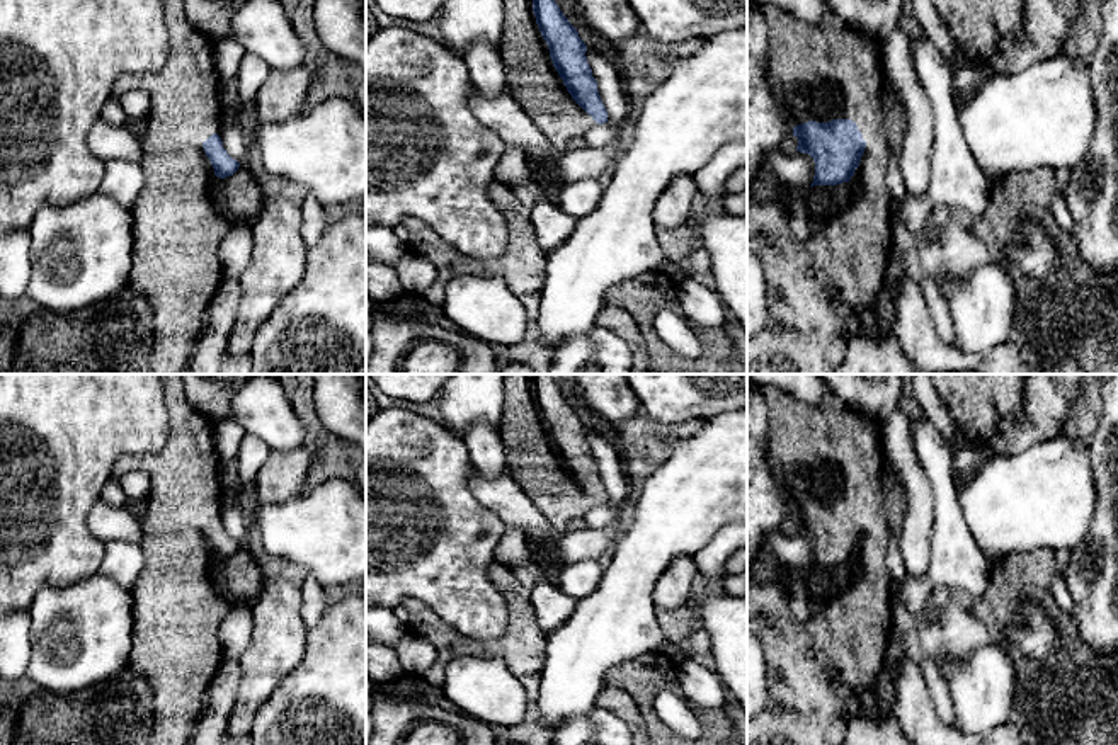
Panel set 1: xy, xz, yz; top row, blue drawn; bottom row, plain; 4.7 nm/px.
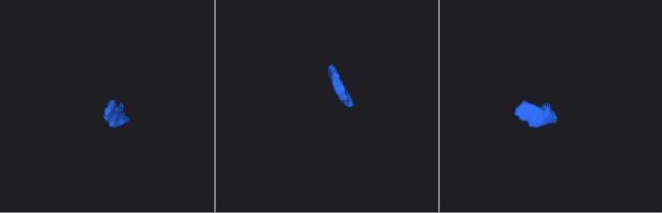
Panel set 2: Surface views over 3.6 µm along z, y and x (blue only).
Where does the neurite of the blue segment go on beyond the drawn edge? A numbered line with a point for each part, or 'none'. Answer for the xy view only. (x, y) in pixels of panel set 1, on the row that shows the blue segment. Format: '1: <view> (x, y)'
1: xy (176, 266)

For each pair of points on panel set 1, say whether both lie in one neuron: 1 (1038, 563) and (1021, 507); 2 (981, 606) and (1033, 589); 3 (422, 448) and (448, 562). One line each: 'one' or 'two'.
1: two
2: one
3: one

